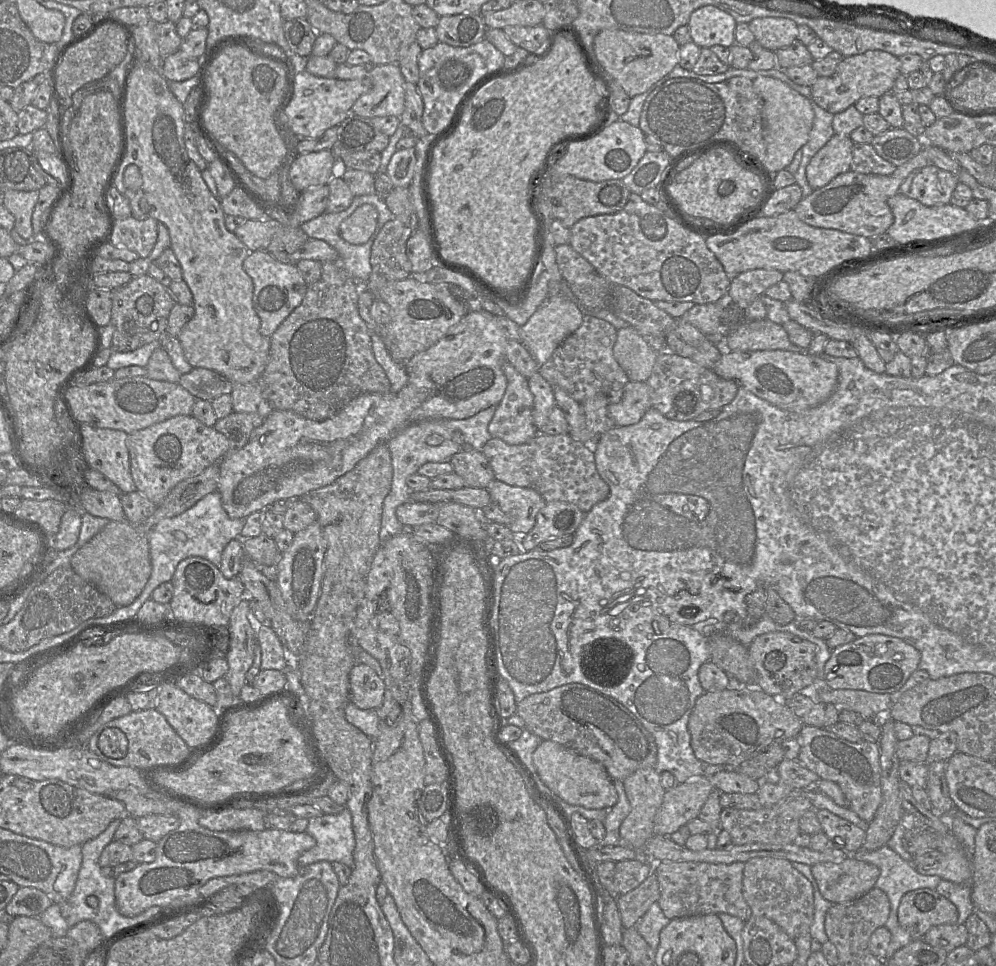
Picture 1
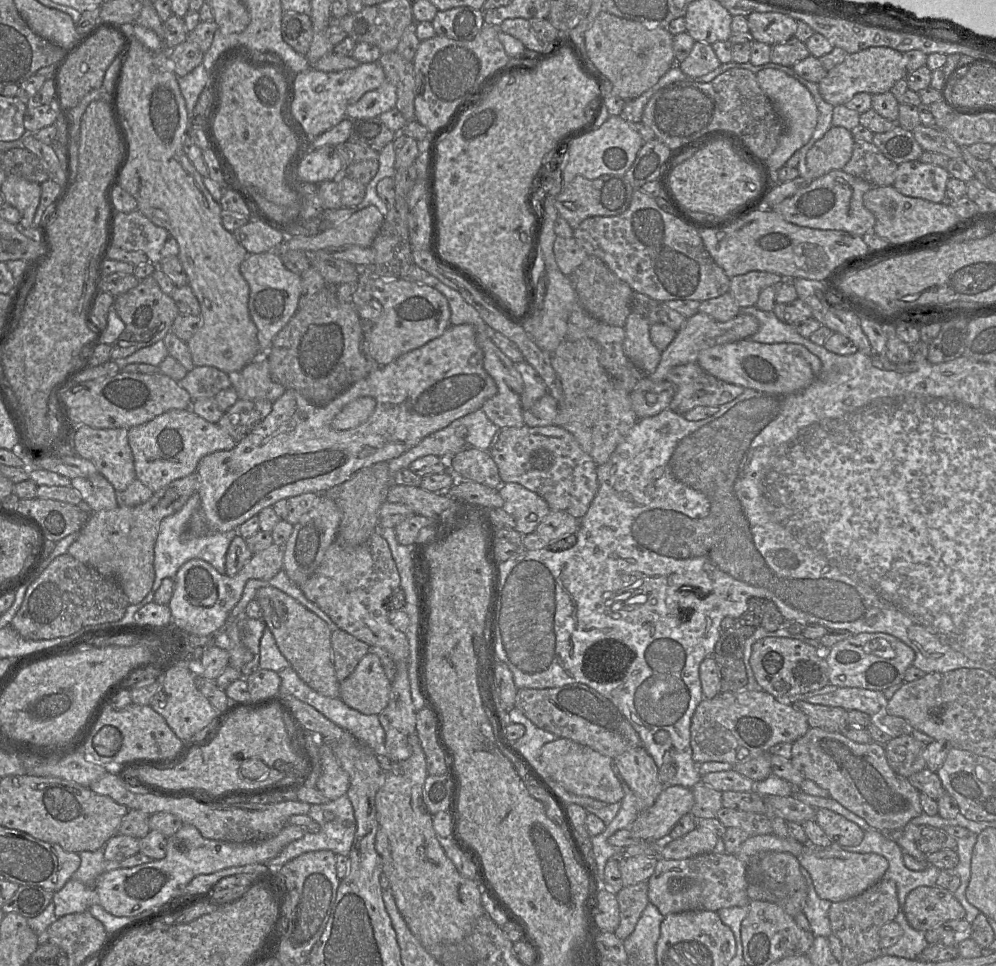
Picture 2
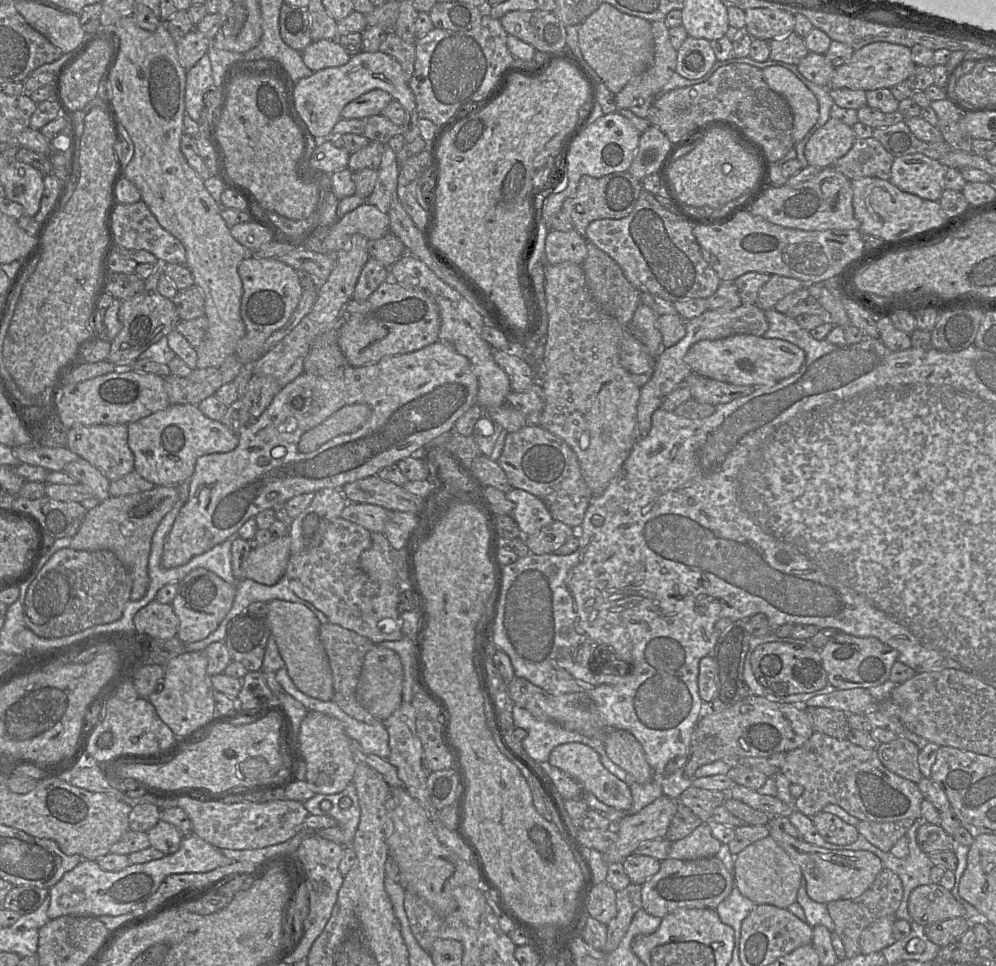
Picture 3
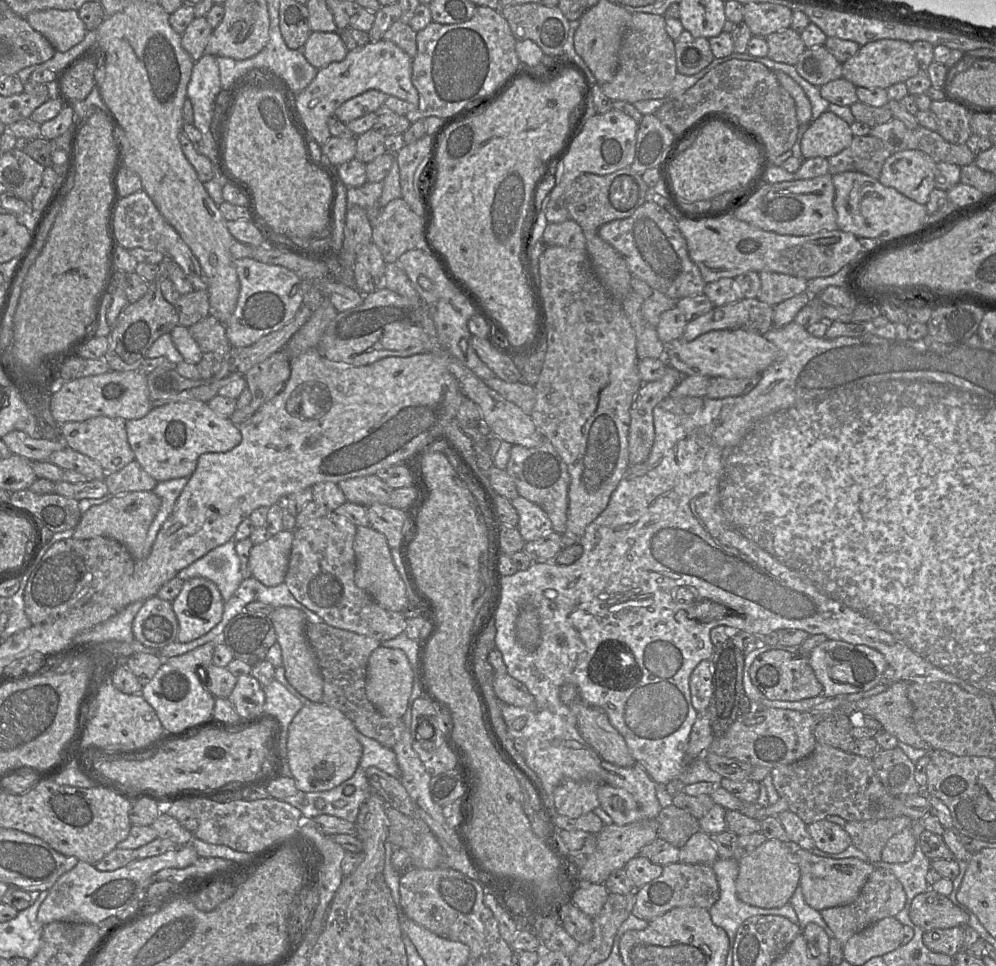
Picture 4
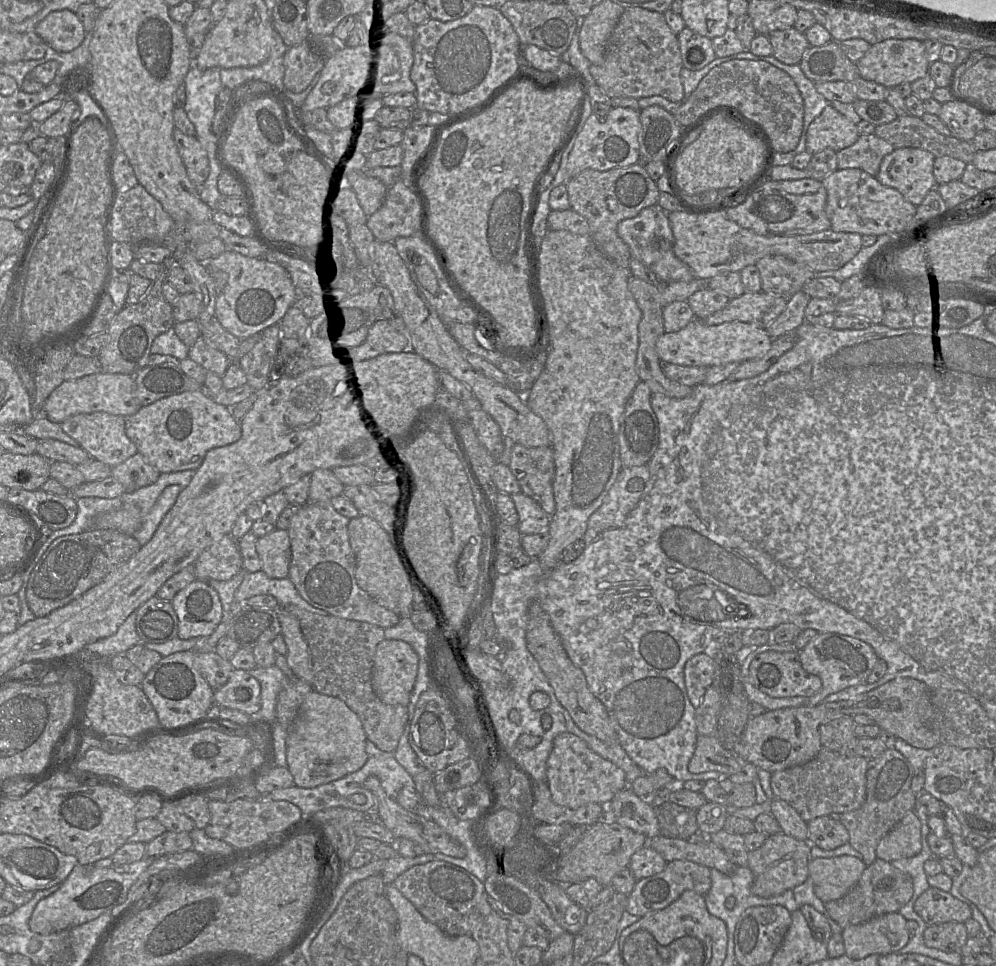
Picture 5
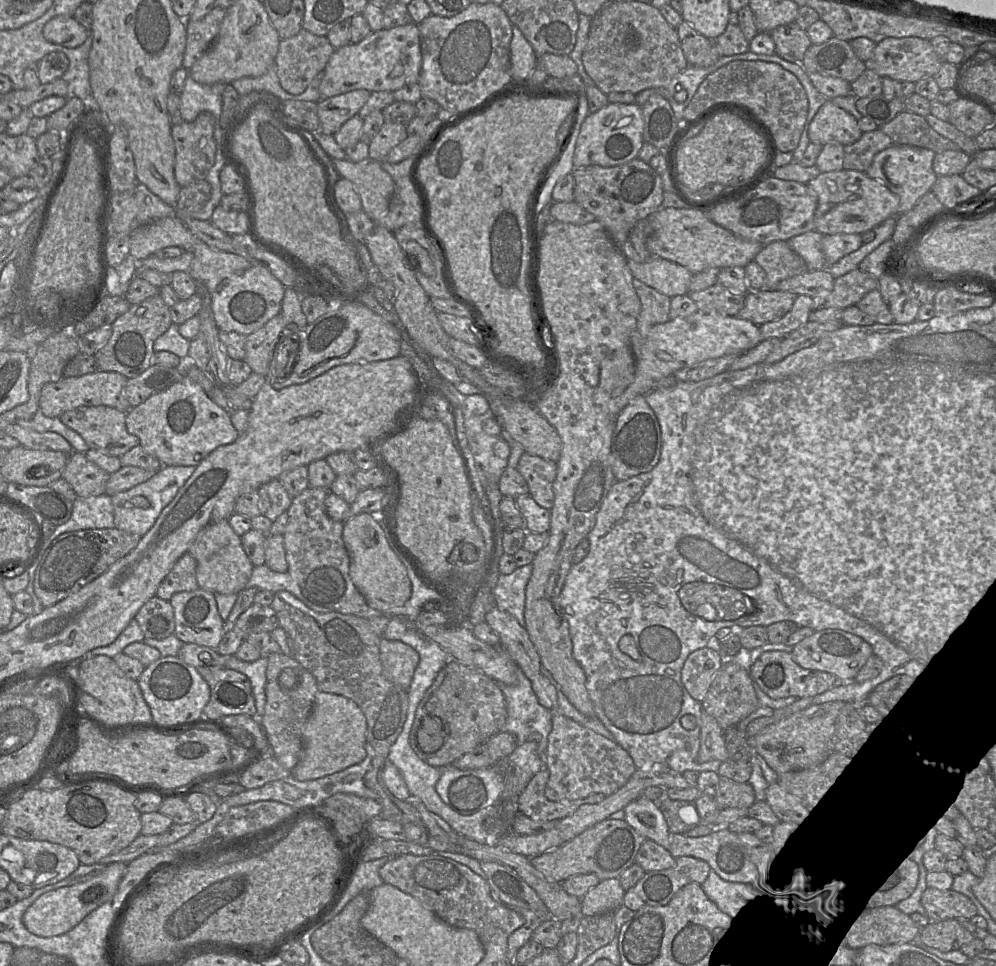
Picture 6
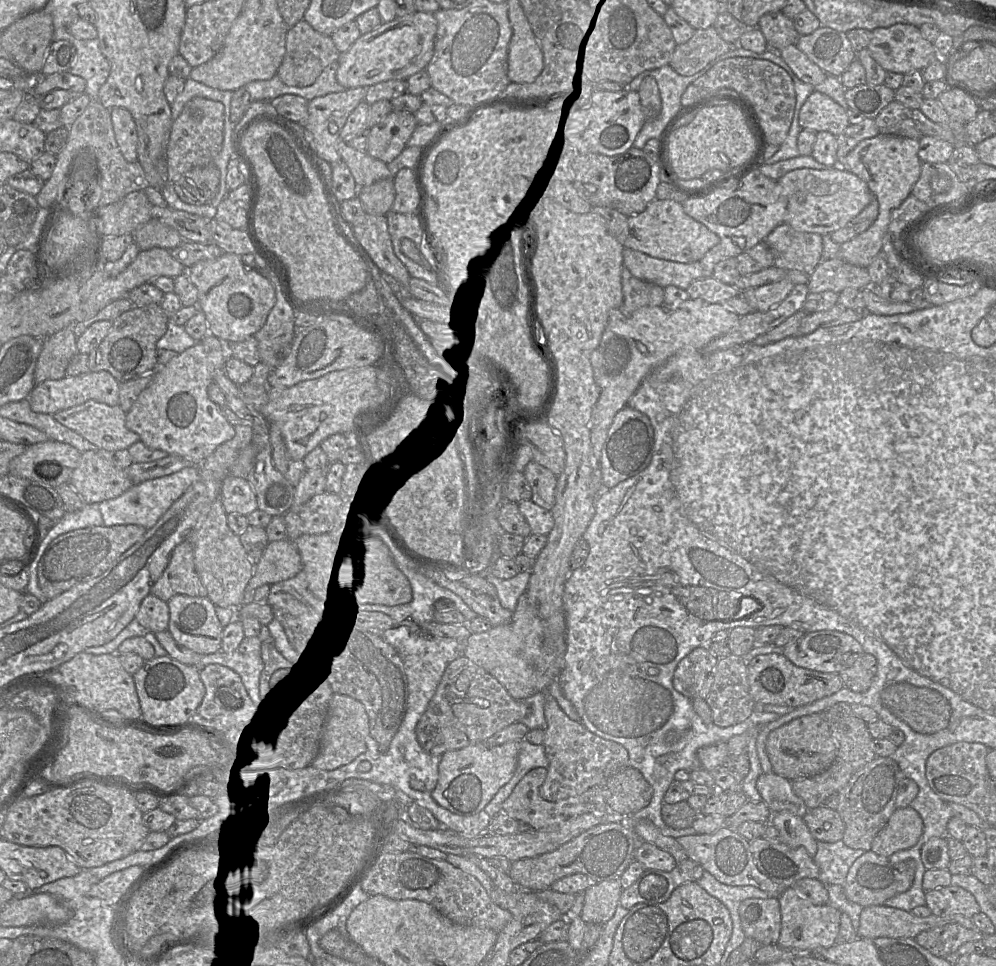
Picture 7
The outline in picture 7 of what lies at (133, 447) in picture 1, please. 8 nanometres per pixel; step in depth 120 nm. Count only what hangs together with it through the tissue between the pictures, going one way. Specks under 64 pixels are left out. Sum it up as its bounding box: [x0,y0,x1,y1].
[126,334,236,466]

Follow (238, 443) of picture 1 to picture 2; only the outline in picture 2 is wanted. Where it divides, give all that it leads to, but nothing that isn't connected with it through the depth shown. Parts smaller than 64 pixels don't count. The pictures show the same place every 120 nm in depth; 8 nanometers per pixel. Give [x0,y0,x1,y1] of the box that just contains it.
[218,399,273,443]

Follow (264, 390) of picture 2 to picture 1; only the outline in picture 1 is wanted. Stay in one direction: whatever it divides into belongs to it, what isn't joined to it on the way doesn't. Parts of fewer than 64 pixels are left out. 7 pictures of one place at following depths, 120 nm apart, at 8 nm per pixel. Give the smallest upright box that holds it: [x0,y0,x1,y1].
[230,382,273,418]

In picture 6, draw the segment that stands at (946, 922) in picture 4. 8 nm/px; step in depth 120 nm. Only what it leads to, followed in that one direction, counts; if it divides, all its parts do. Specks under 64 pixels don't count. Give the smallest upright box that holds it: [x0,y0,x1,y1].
[921,887,978,922]

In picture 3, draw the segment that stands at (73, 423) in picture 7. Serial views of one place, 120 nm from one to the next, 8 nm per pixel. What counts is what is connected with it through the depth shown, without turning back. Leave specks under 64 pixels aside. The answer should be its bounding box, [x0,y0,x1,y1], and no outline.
[66,424,134,481]

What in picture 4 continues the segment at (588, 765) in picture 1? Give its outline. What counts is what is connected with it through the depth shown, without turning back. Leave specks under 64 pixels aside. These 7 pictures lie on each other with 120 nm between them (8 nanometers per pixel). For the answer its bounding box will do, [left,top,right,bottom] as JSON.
[597,783,643,825]

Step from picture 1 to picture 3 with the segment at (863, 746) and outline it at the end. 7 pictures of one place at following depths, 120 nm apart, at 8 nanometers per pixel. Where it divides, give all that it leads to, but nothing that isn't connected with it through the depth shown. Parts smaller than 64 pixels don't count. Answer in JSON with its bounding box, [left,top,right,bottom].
[780,731,924,822]

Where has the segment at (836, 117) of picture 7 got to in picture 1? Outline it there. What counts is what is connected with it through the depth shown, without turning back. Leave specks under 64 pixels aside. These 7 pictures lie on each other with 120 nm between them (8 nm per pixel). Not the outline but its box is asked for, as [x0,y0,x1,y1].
[806,134,853,190]

